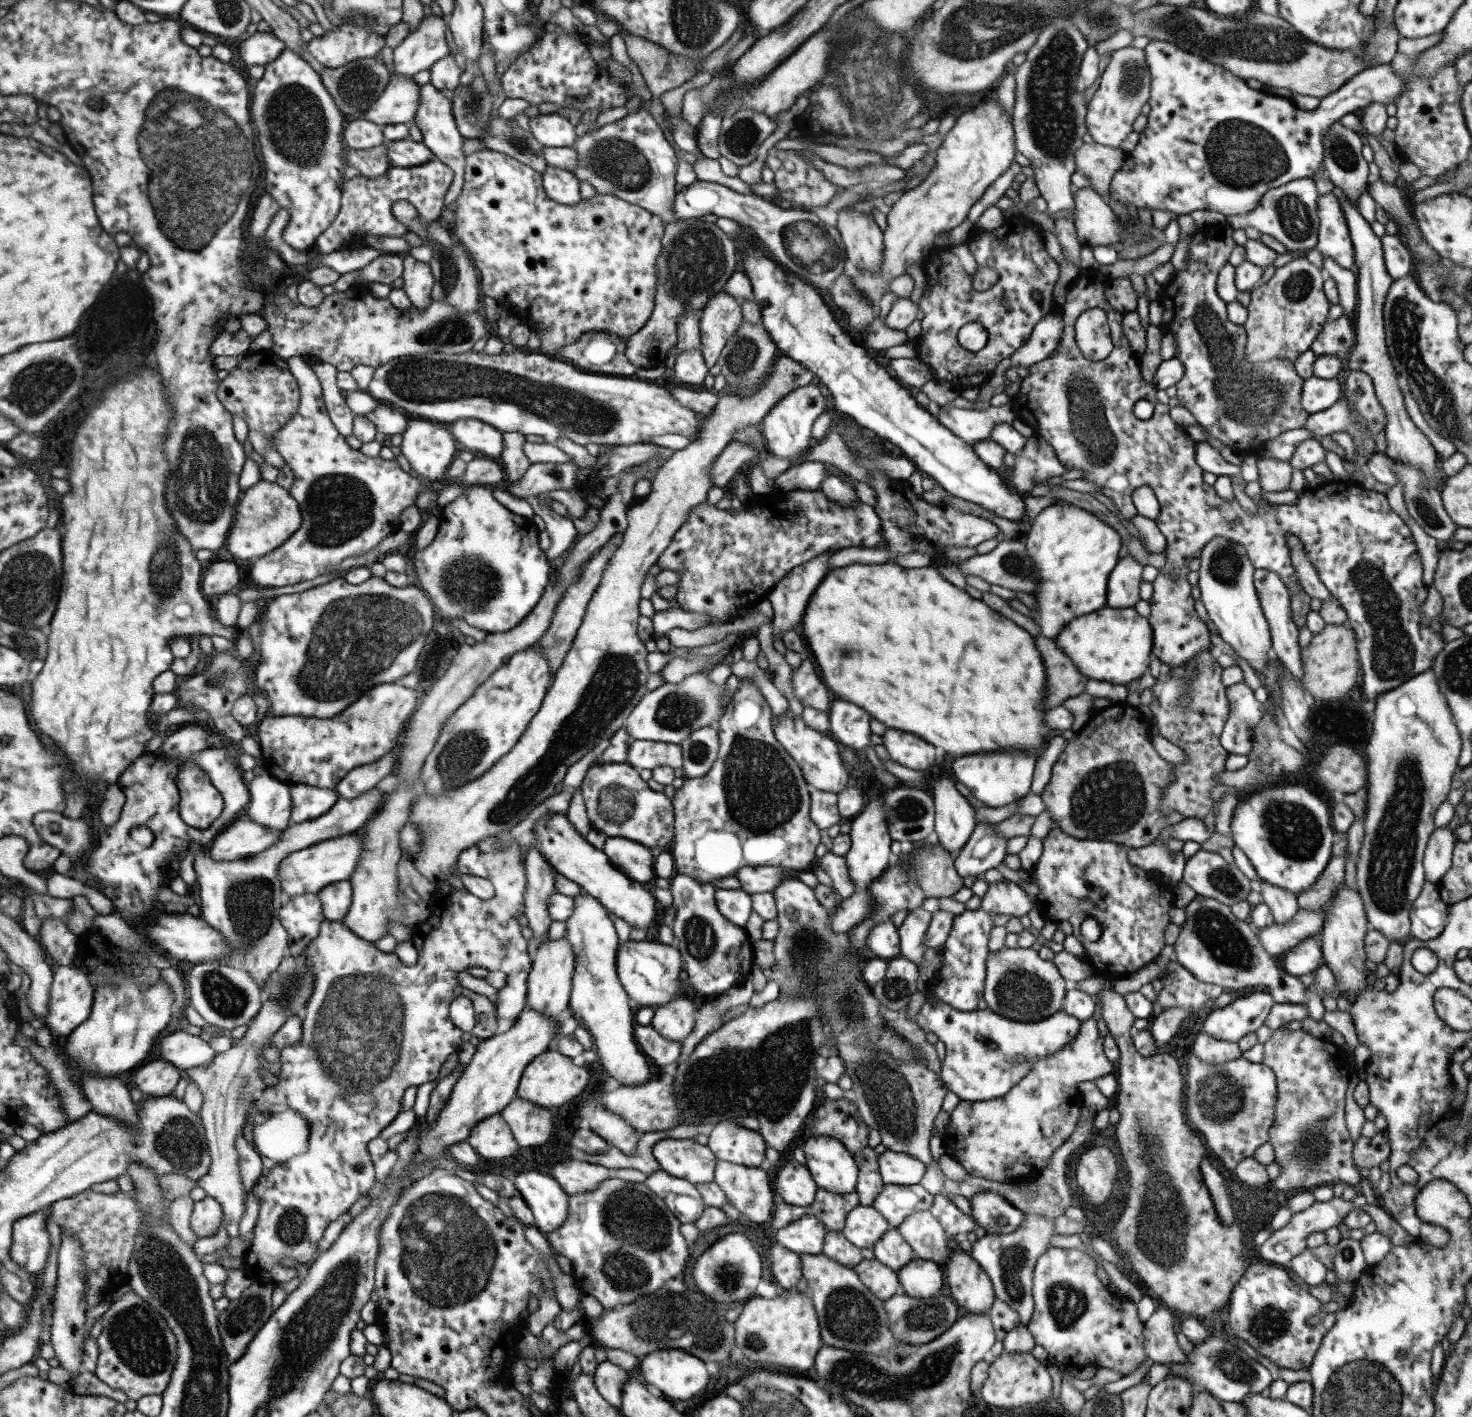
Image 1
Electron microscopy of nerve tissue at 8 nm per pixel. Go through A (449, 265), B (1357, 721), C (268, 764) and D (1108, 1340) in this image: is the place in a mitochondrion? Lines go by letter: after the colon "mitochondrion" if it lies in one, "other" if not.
A: mitochondrion
B: other
C: other
D: other

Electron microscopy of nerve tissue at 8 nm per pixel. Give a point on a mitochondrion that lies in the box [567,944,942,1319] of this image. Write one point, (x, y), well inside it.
(705, 1089)

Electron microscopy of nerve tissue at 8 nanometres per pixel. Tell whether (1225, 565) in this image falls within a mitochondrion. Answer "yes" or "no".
yes

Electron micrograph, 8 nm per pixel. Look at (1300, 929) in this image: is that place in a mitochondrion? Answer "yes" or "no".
no

